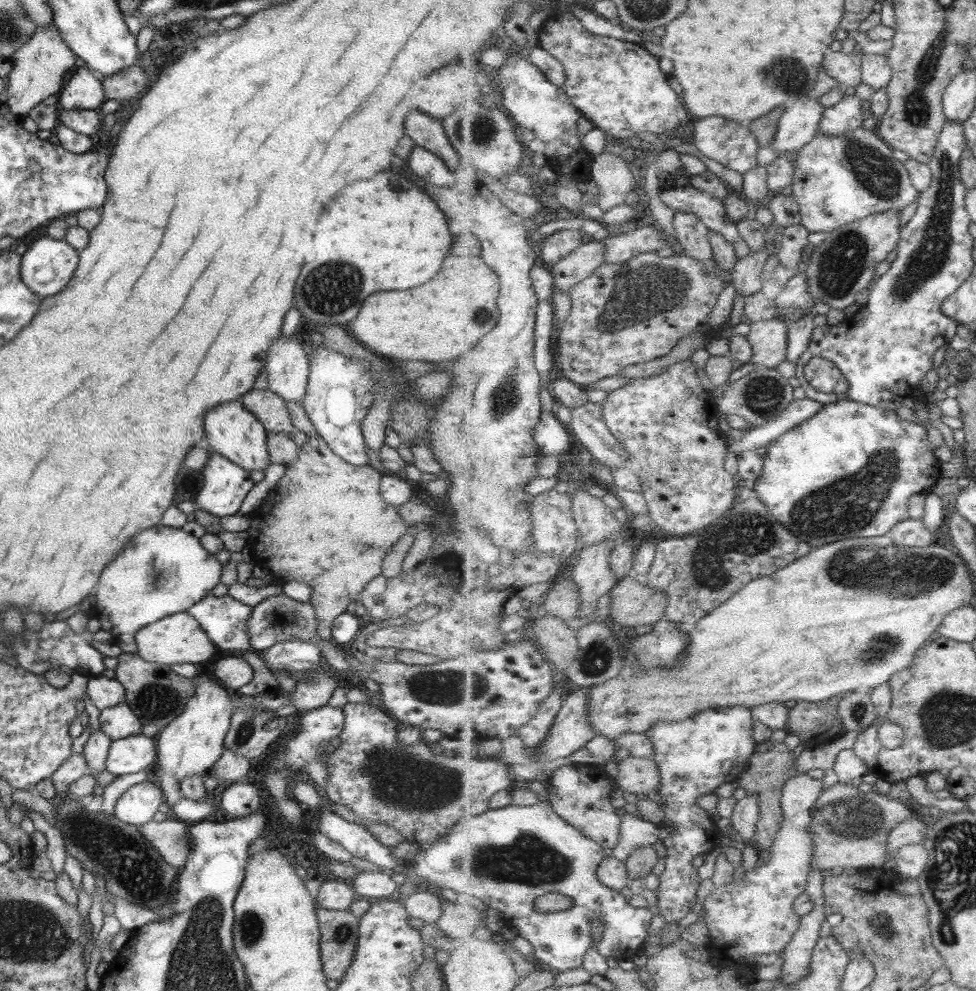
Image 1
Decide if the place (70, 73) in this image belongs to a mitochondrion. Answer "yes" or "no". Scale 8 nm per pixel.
no

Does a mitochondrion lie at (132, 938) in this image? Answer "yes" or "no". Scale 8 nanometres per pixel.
no

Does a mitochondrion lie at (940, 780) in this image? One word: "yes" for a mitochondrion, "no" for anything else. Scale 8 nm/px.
no

